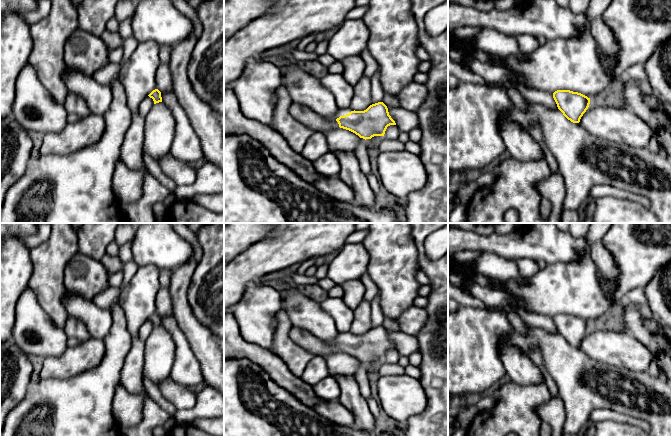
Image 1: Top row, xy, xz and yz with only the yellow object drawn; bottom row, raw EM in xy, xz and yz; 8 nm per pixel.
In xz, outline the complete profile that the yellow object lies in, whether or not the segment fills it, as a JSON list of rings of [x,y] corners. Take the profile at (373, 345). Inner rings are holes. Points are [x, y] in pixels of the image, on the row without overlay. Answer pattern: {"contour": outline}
{"contour": [[[293,326],[290,337],[314,356],[324,357],[332,352],[340,351],[365,364],[374,360],[384,360],[388,350],[396,349],[383,326],[372,328],[364,335],[351,335],[334,345],[328,345],[307,330]]]}

